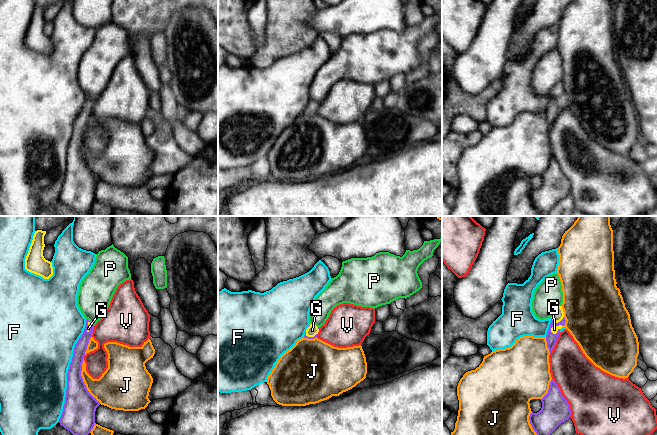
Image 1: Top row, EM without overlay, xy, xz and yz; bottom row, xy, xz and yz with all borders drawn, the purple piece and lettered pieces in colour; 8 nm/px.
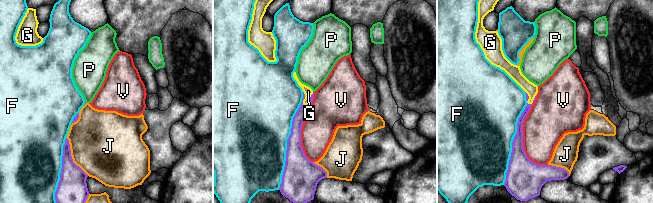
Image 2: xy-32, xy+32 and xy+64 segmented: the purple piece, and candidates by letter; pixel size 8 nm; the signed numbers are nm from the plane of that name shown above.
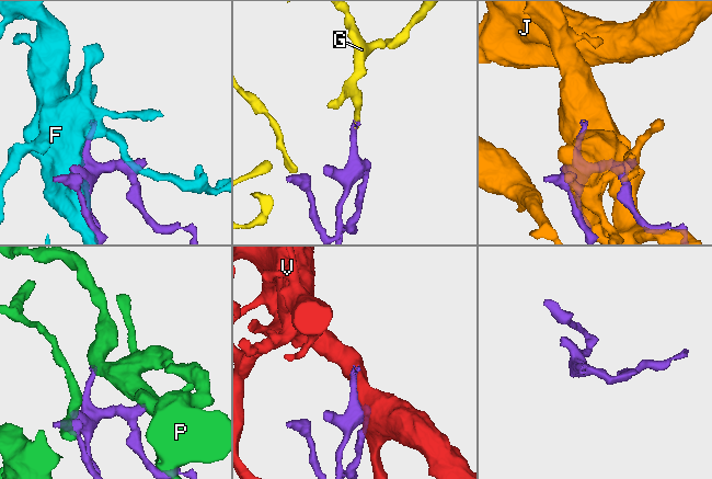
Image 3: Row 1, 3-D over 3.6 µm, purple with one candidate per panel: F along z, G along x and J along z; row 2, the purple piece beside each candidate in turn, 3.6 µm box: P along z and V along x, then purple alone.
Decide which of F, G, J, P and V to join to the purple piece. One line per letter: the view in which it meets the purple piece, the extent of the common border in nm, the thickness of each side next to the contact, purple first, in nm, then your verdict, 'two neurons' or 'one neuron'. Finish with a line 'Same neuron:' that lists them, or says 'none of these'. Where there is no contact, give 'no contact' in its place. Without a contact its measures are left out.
F: xy | 850 nm | 200/500 nm | two neurons
G: yz | 170 nm | 90/60 nm | one neuron
J: xy | 400 nm | 260/300 nm | two neurons
P: xy | 90 nm | 100/280 nm | two neurons
V: yz | 360 nm | 220/440 nm | two neurons
Same neuron: G

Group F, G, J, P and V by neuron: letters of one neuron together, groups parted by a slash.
F / G / J / P / V

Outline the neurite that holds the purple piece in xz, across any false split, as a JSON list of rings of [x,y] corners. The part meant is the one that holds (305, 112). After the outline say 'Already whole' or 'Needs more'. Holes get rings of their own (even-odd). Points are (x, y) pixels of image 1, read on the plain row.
[[[310,100],[305,108],[304,114],[314,115],[317,113],[320,103]]]. Needs more

